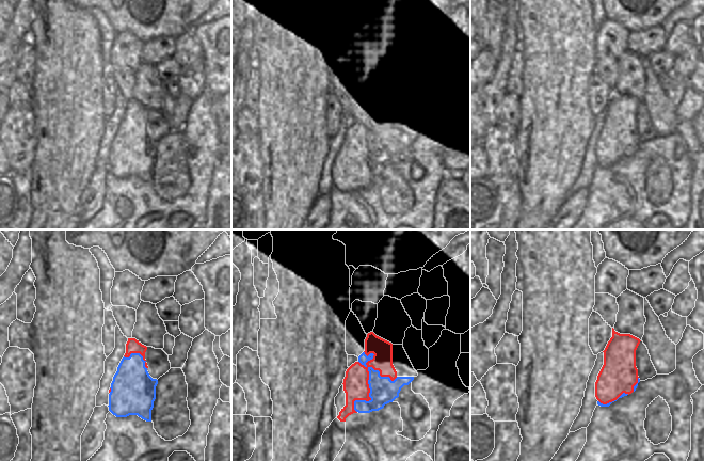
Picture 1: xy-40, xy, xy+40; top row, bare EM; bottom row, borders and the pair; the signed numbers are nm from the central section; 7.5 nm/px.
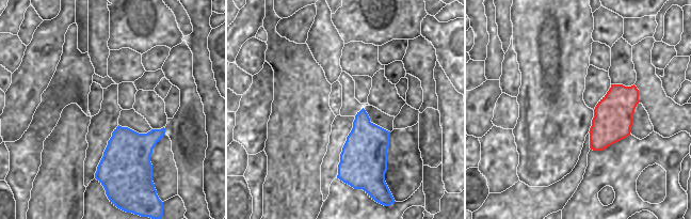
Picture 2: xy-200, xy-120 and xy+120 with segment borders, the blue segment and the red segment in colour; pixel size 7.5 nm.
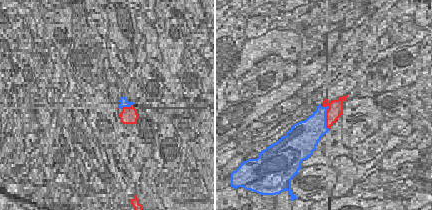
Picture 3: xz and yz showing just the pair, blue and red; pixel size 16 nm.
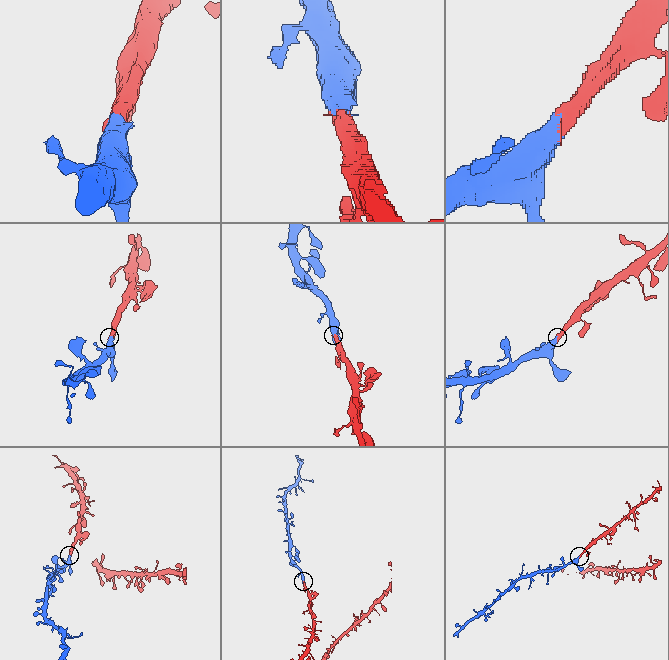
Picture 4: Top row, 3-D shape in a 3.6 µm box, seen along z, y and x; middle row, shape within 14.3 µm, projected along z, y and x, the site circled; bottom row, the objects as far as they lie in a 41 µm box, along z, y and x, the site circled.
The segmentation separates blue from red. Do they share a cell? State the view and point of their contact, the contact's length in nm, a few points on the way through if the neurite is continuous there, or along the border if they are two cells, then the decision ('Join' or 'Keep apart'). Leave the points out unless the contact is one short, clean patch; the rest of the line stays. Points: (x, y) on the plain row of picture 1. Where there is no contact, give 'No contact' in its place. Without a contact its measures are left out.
Touches blue at xy (369, 148). Shared border 480 nm. Join.

